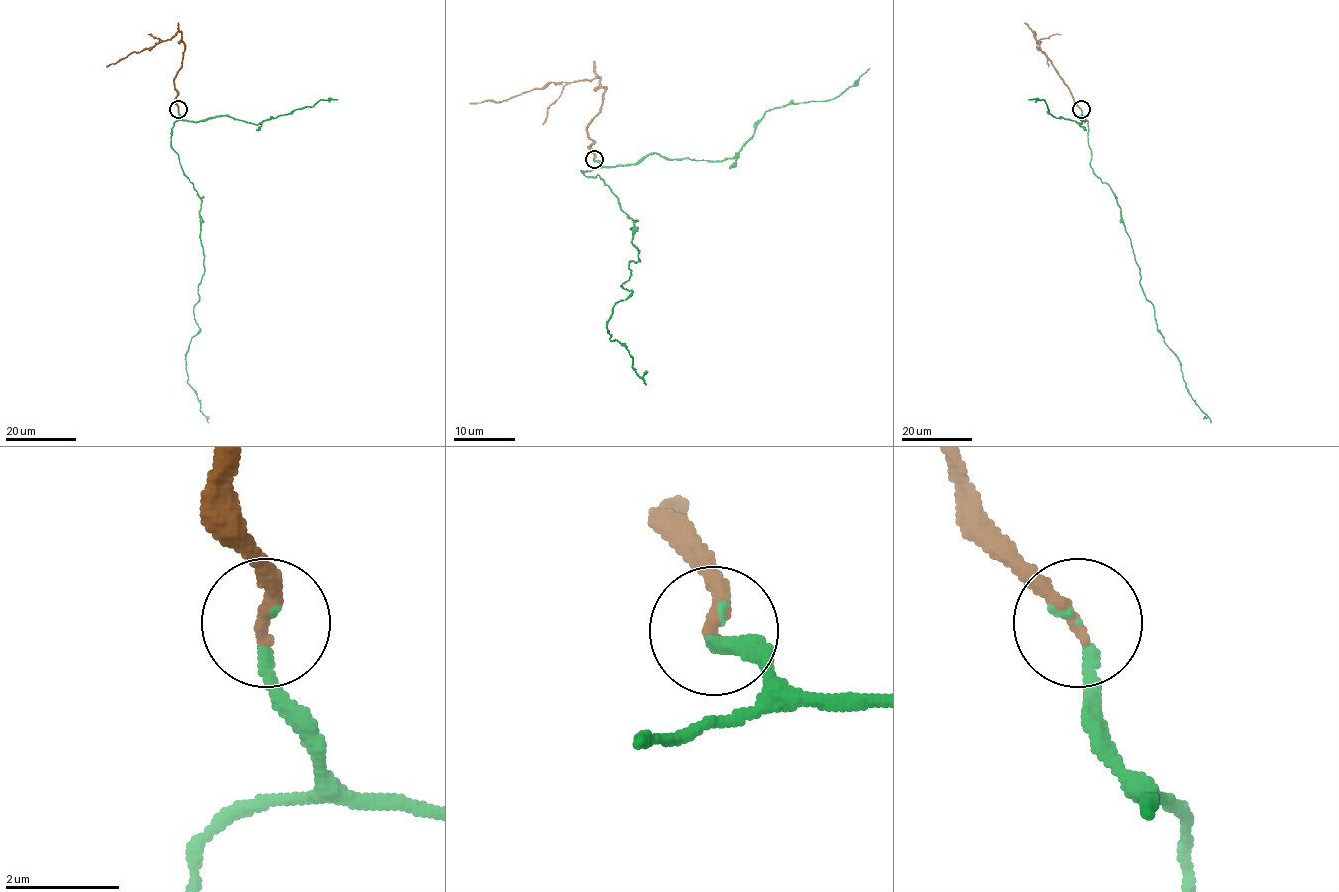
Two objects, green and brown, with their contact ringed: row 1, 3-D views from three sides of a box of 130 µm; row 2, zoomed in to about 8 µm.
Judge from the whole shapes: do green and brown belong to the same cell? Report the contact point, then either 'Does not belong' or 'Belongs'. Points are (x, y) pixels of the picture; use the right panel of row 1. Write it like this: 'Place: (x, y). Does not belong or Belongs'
Place: (1081, 109). Belongs

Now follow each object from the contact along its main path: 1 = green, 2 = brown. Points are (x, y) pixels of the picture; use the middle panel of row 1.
1: (594, 159), (582, 173), (636, 221), (640, 260), (607, 327), (646, 385)
2: (594, 159), (587, 127), (600, 108), (605, 90), (600, 78), (549, 82), (501, 102), (469, 104)

